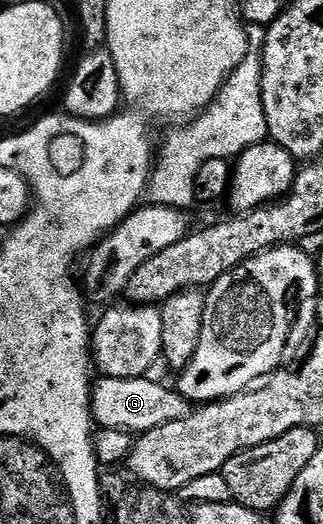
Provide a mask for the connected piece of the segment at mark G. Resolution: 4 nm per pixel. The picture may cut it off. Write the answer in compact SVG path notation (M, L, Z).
M101 377L93 385L91 408L94 422L105 429L122 429L140 435L165 423L182 421L193 411L192 402L174 388L163 383L151 383L149 378L115 379Z

